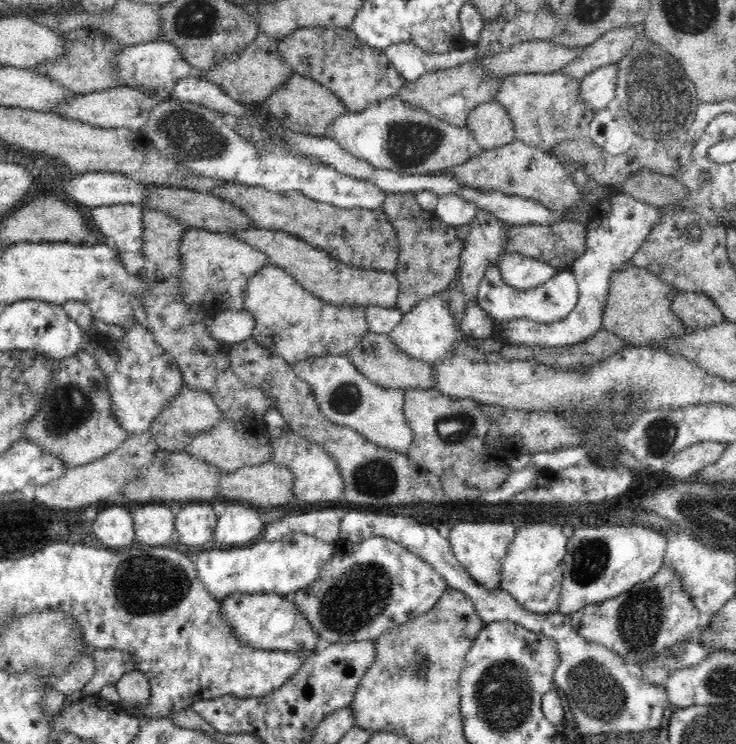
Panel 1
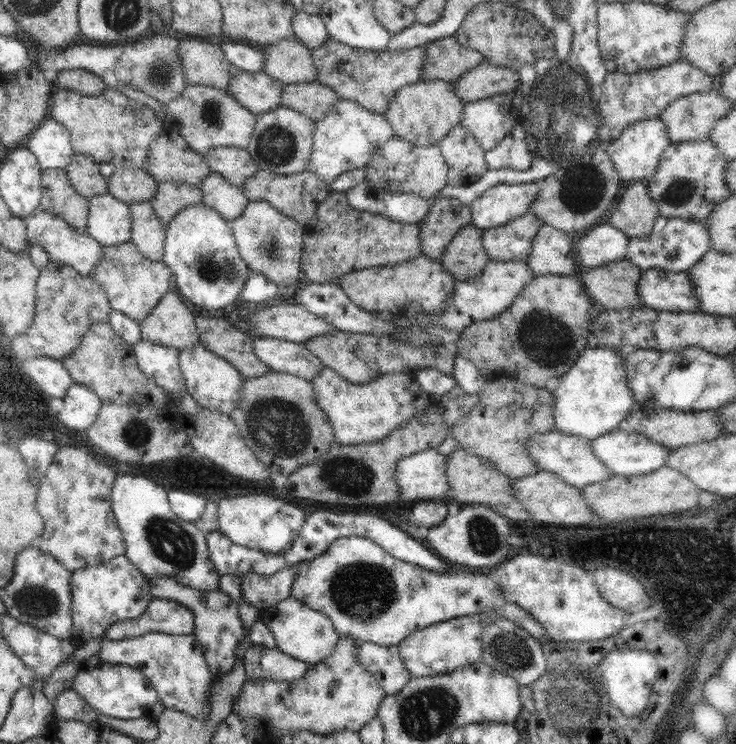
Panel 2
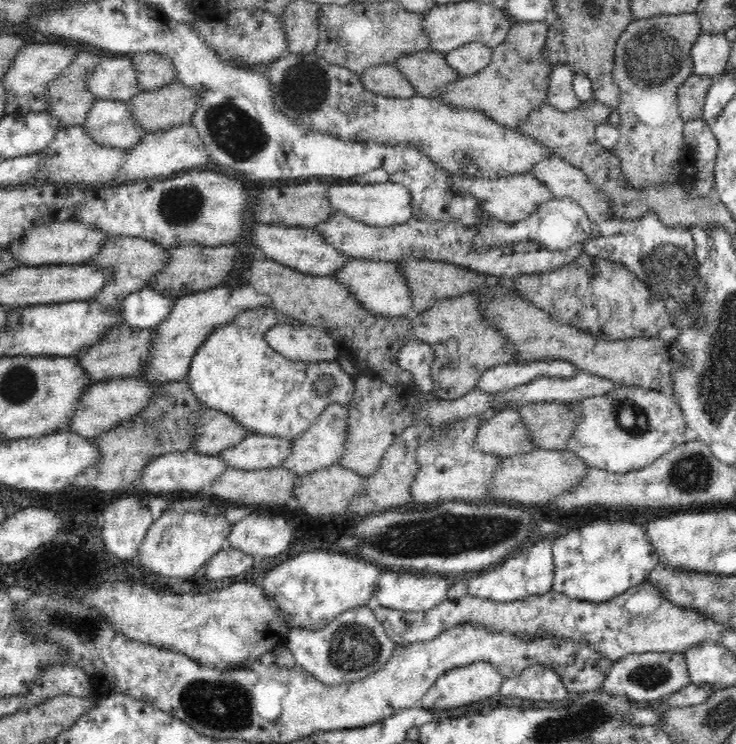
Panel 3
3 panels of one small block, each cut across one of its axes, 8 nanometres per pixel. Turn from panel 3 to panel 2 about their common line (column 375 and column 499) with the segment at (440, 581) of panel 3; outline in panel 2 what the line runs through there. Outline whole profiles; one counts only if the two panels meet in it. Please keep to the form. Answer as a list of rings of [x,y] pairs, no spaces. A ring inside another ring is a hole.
[[[342,537],[334,540],[320,556],[302,561],[294,582],[292,598],[306,603],[310,608],[322,612],[332,622],[339,637],[354,638],[357,642],[374,642],[380,646],[397,646],[416,630],[446,622],[452,618],[484,612],[488,607],[498,607],[501,591],[498,582],[486,572],[468,576],[462,572],[432,573],[394,558],[383,548],[366,537]]]

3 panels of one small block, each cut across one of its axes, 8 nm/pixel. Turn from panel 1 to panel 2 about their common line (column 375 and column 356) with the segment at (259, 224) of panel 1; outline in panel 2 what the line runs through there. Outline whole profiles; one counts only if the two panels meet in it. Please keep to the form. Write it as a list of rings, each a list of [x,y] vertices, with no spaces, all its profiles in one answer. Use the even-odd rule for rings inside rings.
[[[330,192],[304,228],[302,277],[307,282],[337,284],[342,275],[355,270],[409,261],[421,253],[419,234],[417,223],[396,222],[377,213],[355,210],[348,205],[345,193]]]

